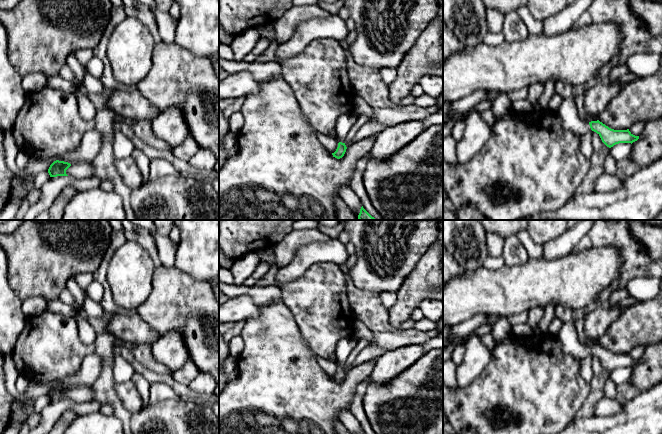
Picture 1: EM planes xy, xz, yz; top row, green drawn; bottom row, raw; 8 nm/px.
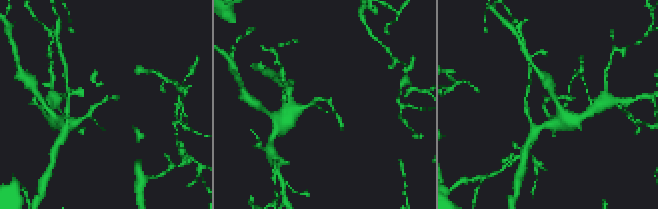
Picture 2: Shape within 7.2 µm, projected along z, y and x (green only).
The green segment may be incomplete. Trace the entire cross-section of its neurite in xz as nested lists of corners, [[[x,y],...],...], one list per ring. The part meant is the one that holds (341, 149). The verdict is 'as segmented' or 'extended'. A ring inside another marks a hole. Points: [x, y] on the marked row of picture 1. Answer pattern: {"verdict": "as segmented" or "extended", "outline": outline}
{"verdict": "extended", "outline": [[[354,110],[348,114],[341,115],[338,118],[335,126],[335,131],[337,134],[337,141],[339,143],[336,151],[332,153],[333,157],[340,159],[344,156],[347,149],[345,145],[345,138],[358,118],[359,116],[355,113]]]}

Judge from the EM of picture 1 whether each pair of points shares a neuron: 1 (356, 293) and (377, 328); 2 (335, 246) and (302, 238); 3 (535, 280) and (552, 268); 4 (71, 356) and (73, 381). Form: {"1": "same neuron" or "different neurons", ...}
{"1": "same neuron", "2": "different neurons", "3": "same neuron", "4": "different neurons"}

